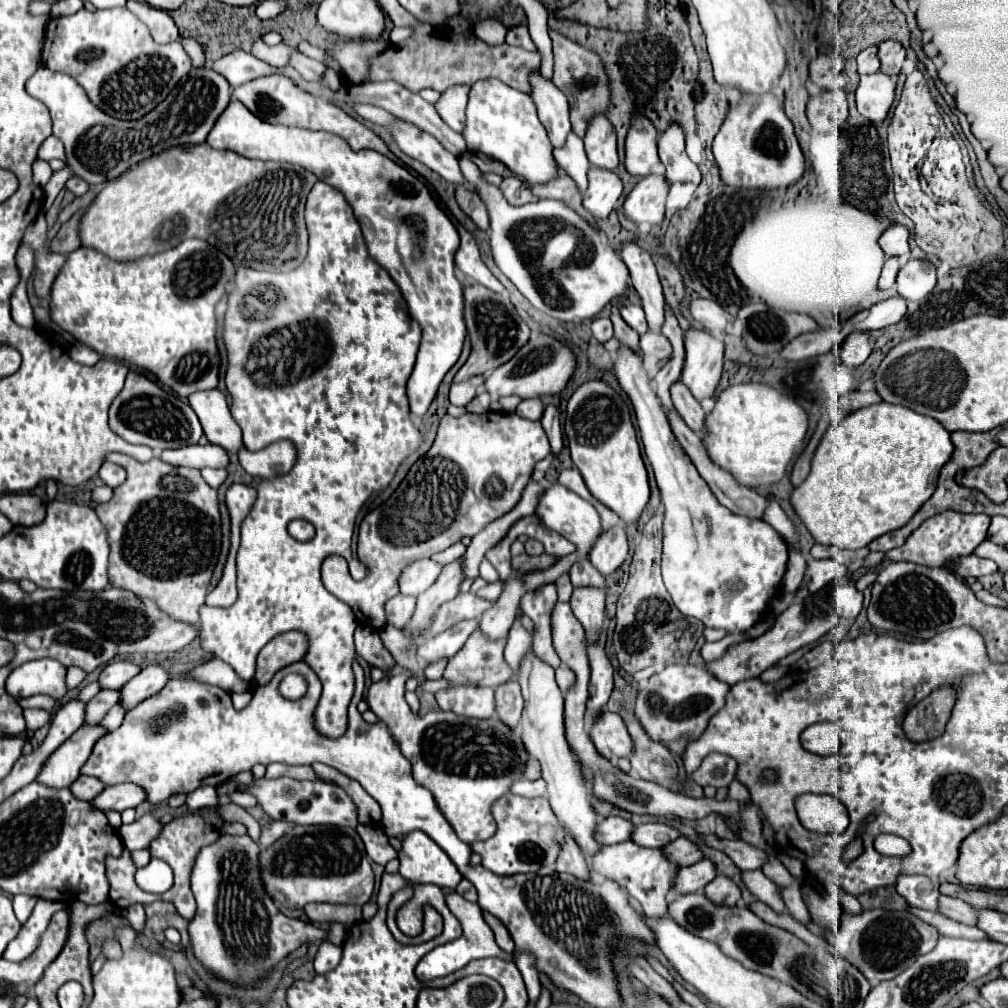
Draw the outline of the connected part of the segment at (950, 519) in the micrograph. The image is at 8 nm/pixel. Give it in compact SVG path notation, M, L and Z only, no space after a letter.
M945 512L937 514L929 520L925 520L909 538L903 546L893 548L887 552L887 558L891 562L907 560L915 564L925 564L925 566L943 566L945 562L957 558L957 556L967 556L971 554L985 538L987 538L987 528L989 528L991 518L987 514L957 514L957 512Z

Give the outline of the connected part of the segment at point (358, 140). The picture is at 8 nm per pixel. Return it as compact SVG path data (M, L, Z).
M265 76L265 78L257 78L251 80L243 86L237 86L233 90L233 96L243 102L257 118L269 122L269 124L281 124L281 126L295 126L295 128L305 128L305 130L325 130L331 134L341 136L343 140L347 140L347 144L353 150L361 150L361 148L371 148L377 150L381 154L385 154L387 158L399 162L399 158L387 148L387 144L367 126L363 126L361 122L357 122L355 118L351 118L349 114L345 114L339 106L335 106L333 102L321 100L317 96L311 96L303 90L299 90L289 78L285 76Z

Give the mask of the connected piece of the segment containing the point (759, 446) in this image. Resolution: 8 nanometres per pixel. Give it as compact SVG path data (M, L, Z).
M737 384L723 390L717 398L715 408L705 418L705 432L703 444L707 456L723 470L727 470L741 486L757 488L765 484L779 482L785 476L785 468L793 458L795 448L801 444L807 432L807 412L789 396L779 394L775 388L767 384Z

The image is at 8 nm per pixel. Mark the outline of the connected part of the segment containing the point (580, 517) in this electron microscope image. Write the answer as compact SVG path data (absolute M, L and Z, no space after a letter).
M553 484L551 488L547 488L541 496L541 502L537 506L537 516L543 520L545 526L553 528L555 532L559 532L561 536L565 536L569 542L573 542L577 546L577 554L579 556L587 556L591 546L595 544L599 532L601 532L601 518L597 514L597 510L587 502L583 500L581 496L577 496L575 492L559 486L559 484Z

